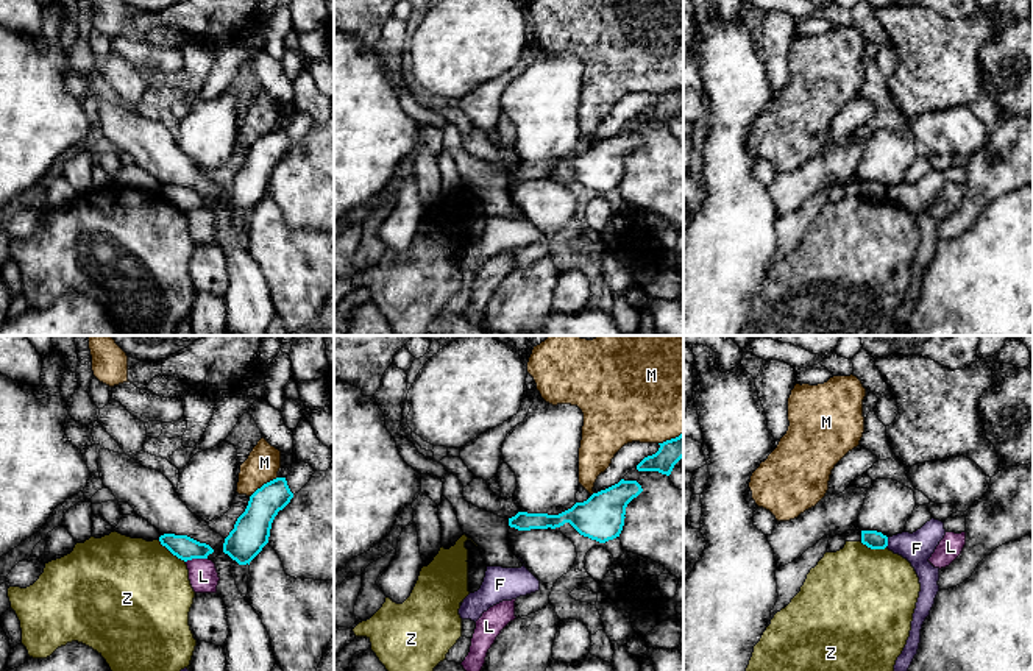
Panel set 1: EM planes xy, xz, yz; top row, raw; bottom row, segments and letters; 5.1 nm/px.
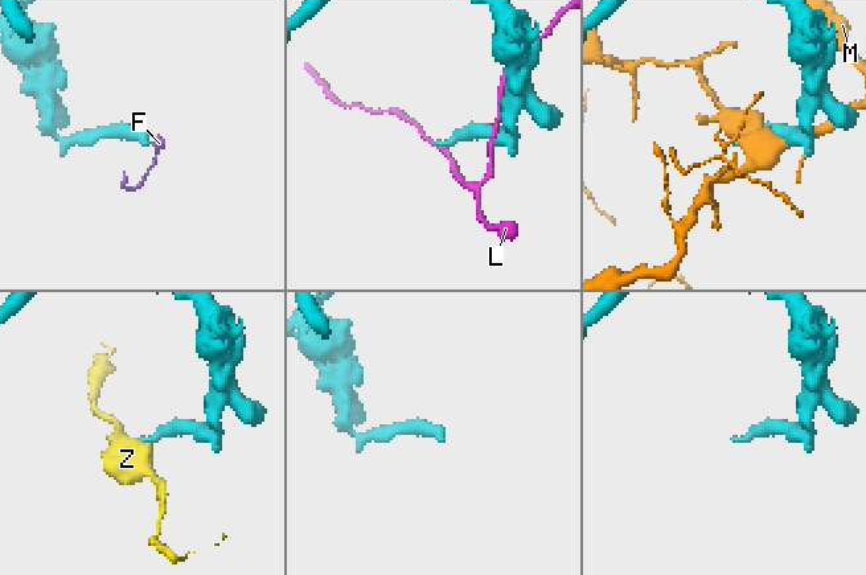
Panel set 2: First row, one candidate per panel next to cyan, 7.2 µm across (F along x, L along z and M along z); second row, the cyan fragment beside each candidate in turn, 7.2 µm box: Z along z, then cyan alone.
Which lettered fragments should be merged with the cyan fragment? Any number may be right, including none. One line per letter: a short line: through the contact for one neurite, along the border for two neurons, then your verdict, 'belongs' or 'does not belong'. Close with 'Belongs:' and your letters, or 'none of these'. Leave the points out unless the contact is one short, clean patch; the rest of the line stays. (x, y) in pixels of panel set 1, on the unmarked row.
F: line yz (888, 188), (885, 197); does not belong
L: does not belong
M: does not belong
Z: line xy (158, 191), (184, 213); does not belong
Belongs: none of these

